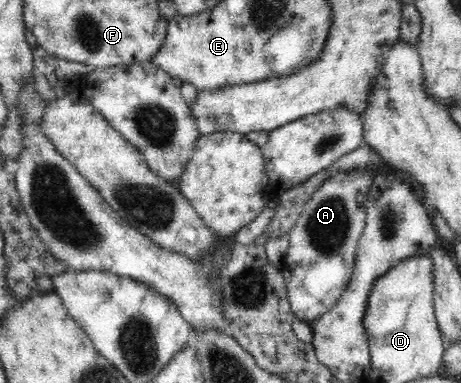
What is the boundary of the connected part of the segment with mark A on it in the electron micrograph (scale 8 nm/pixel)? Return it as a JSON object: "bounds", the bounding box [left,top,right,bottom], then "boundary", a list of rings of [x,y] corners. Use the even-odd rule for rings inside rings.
{"bounds":[282,169,377,323],"boundary":[[[356,169],[353,171],[340,171],[332,175],[328,180],[325,180],[318,190],[309,198],[309,201],[304,205],[302,214],[294,228],[290,230],[287,248],[287,254],[284,257],[284,267],[282,268],[283,275],[286,283],[287,296],[293,315],[297,320],[302,322],[312,323],[318,317],[328,313],[330,308],[318,310],[314,308],[314,296],[308,290],[308,270],[314,268],[314,264],[318,262],[318,258],[330,258],[332,254],[340,254],[342,258],[356,258],[356,248],[362,236],[366,220],[366,198],[368,198],[368,190],[377,176],[374,169]]]}

